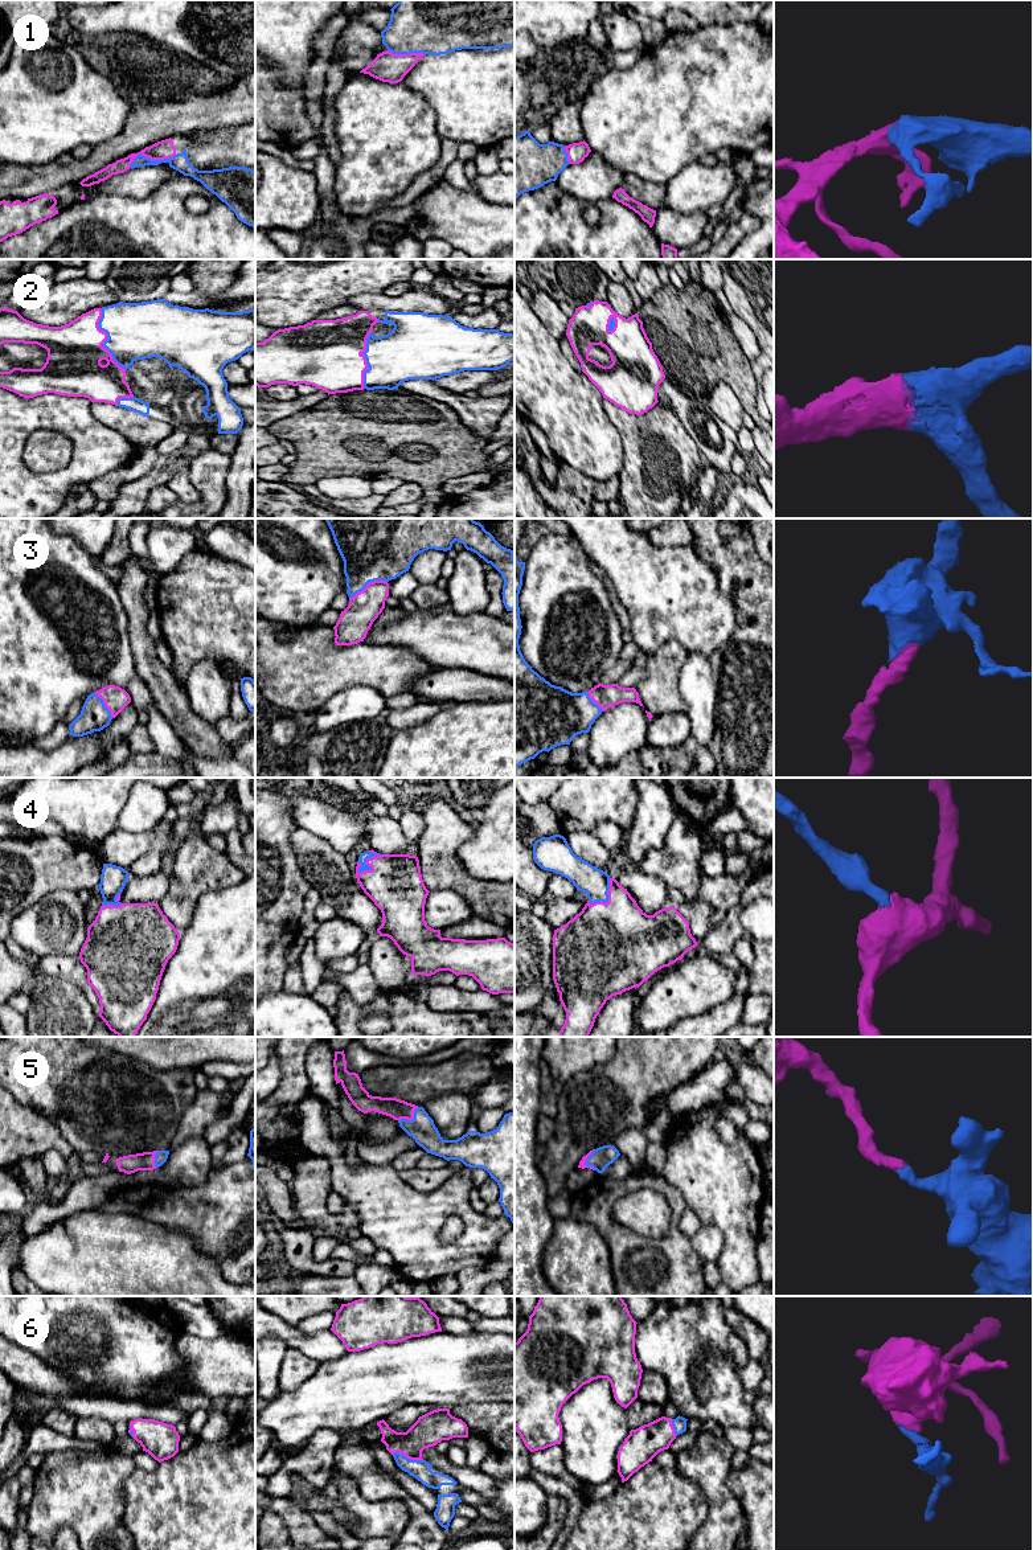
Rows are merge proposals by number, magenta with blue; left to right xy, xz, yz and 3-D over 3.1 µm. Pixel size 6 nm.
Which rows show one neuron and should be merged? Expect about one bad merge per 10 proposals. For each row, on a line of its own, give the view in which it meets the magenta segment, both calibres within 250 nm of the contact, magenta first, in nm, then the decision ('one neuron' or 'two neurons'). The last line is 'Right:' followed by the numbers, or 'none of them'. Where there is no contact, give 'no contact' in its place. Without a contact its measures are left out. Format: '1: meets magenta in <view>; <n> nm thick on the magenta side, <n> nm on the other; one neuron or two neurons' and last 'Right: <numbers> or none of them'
1: meets magenta in xy; 110 nm thick on the magenta side, 100 nm on the other; one neuron
2: meets magenta in xy; 340 nm thick on the magenta side, 340 nm on the other; one neuron
3: meets magenta in xz; 200 nm thick on the magenta side, 440 nm on the other; one neuron
4: meets magenta in xz; 340 nm thick on the magenta side, 50 nm on the other; one neuron
5: meets magenta in xz; 120 nm thick on the magenta side, 160 nm on the other; one neuron
6: meets magenta in xz; 190 nm thick on the magenta side, 120 nm on the other; one neuron
Right: 1, 2, 3, 4, 5, 6

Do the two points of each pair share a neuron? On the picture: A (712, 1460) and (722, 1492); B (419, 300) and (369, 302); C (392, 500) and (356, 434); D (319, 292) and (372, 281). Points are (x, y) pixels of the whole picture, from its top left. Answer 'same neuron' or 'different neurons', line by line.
A: same neuron
B: same neuron
C: different neurons
D: same neuron

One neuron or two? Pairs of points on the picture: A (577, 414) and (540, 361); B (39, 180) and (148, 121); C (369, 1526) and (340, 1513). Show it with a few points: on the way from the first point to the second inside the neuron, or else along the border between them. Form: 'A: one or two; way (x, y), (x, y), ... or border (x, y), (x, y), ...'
A: one; way (564, 401), (540, 374)
B: one; way (66, 173), (89, 165), (103, 154), (121, 146)
C: two; border (336, 1499), (355, 1518), (352, 1532)

